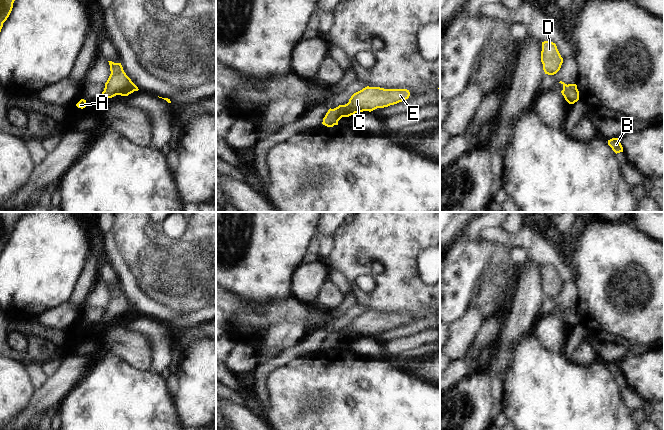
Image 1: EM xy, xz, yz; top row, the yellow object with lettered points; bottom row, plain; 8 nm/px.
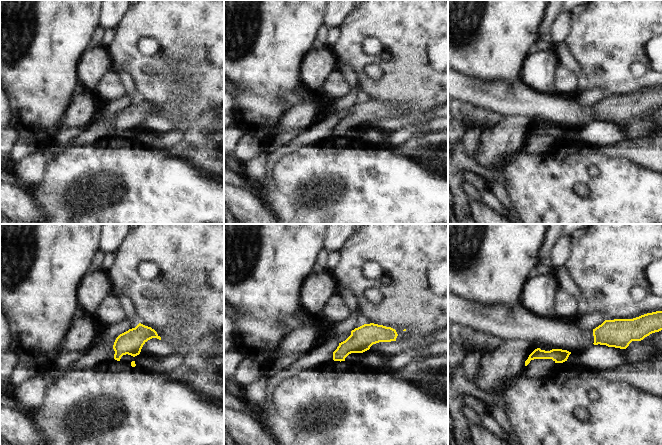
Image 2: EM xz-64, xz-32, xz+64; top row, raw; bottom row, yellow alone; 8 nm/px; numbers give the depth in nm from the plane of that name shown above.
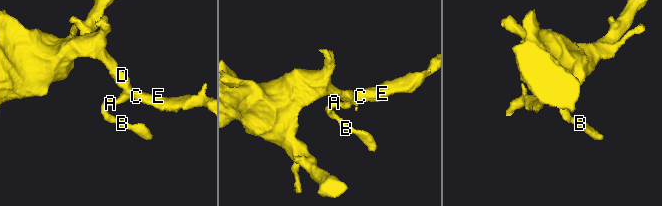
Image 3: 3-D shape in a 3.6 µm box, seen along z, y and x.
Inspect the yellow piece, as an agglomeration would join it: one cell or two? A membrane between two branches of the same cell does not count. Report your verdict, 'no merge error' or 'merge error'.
no merge error

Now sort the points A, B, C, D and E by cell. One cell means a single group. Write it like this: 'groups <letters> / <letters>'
groups A B C D E

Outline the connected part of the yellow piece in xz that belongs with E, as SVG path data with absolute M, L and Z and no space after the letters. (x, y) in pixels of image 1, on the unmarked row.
M365 311L354 317L349 326L329 333L323 342L322 348L327 351L338 349L342 341L349 341L358 336L373 335L405 325L410 320L407 313L384 313L380 311Z

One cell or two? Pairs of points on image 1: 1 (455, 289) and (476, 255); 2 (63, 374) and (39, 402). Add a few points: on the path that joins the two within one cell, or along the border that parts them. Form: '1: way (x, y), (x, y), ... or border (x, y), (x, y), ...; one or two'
1: way (456, 281), (472, 263); one
2: way (60, 381), (46, 395); one

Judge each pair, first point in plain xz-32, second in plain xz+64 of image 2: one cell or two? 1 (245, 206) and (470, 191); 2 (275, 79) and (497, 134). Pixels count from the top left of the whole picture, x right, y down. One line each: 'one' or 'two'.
1: two
2: two

